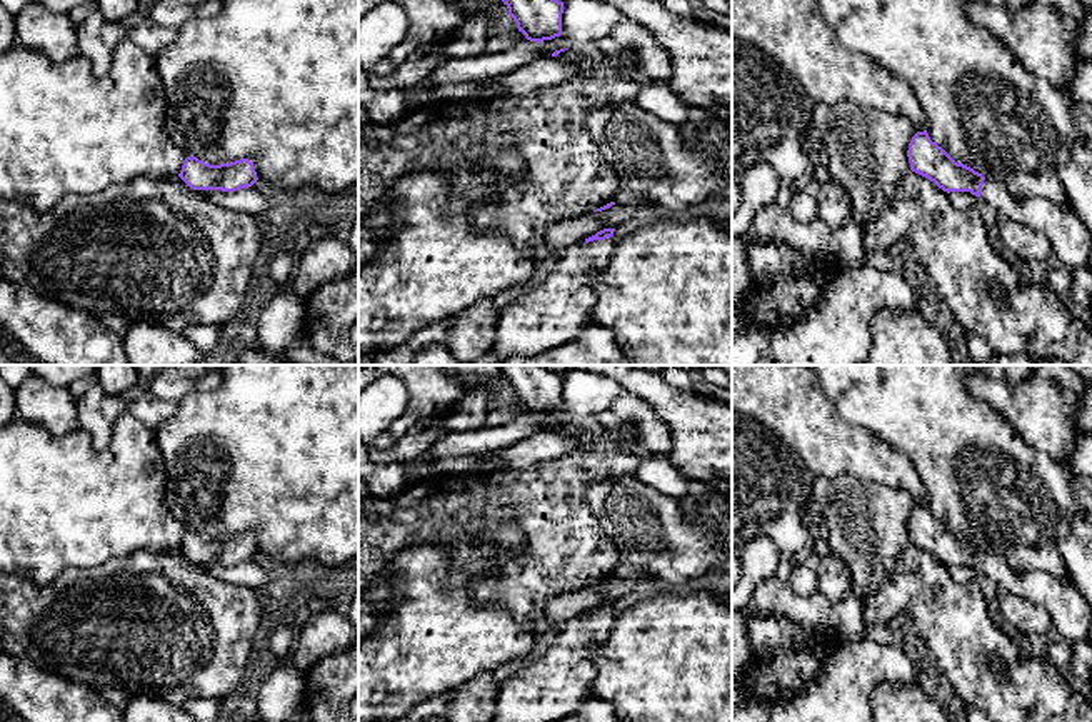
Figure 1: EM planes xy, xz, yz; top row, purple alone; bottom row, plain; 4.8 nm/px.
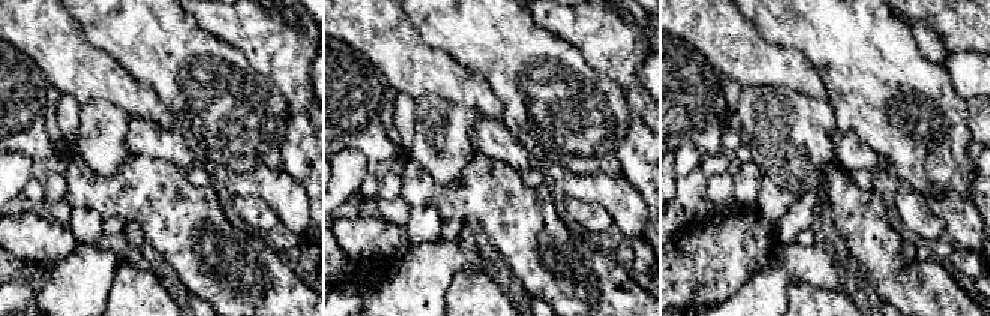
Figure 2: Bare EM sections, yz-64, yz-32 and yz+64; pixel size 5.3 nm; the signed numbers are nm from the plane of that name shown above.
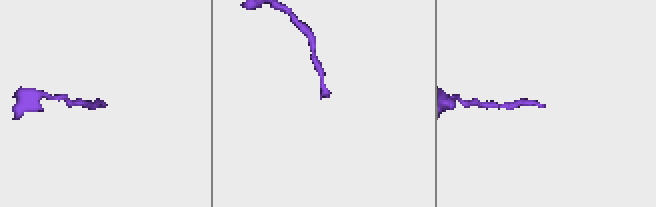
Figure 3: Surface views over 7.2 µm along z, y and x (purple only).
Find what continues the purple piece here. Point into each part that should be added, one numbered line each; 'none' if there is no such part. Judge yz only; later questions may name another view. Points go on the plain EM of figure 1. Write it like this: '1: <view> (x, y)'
1: yz (1069, 611)

